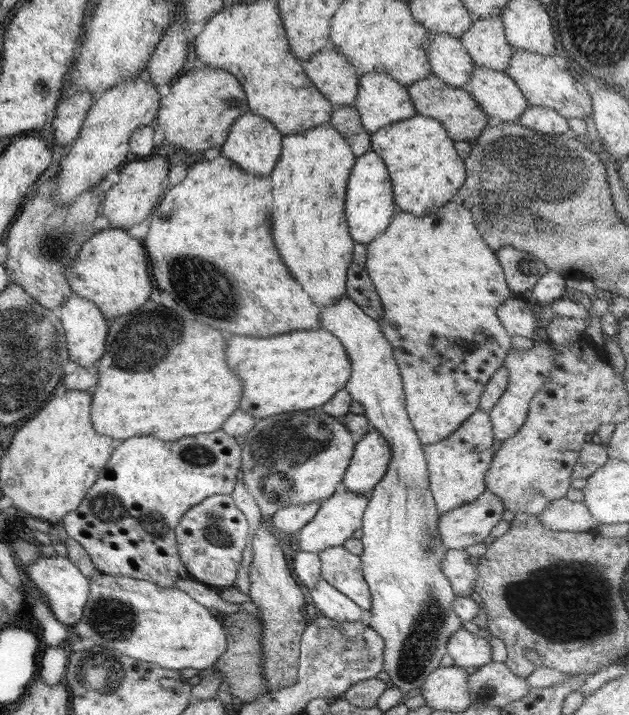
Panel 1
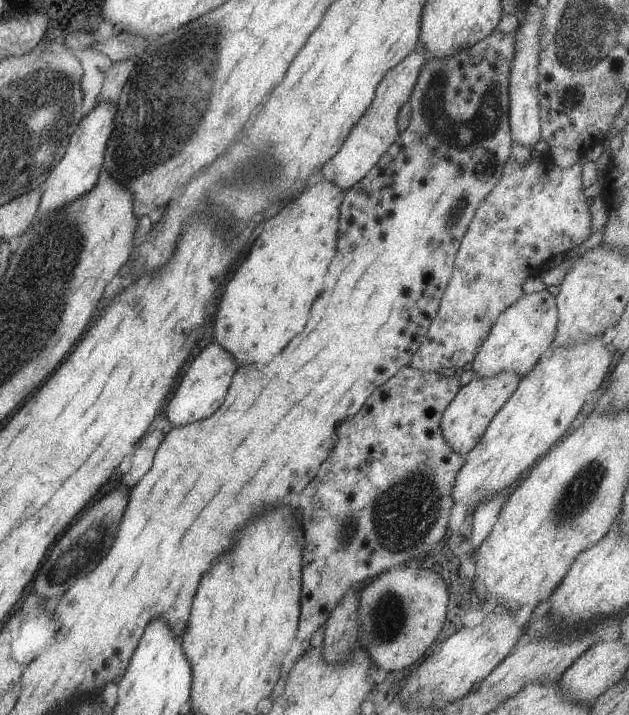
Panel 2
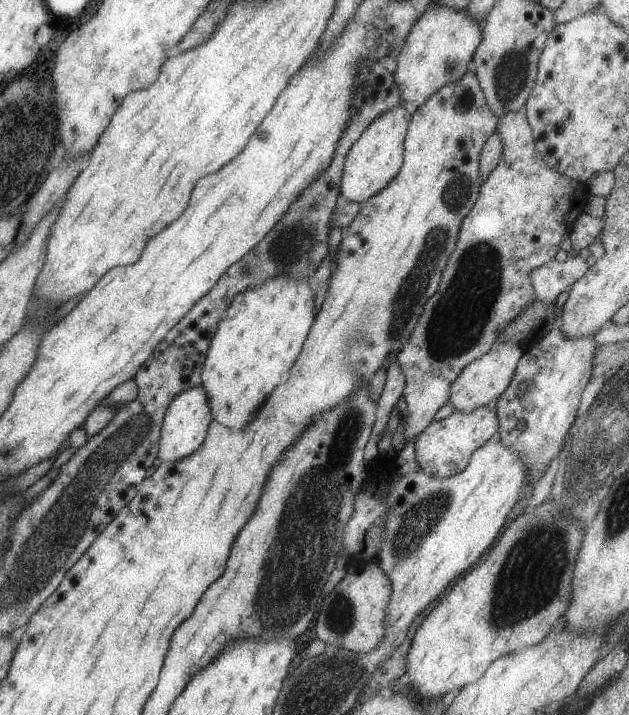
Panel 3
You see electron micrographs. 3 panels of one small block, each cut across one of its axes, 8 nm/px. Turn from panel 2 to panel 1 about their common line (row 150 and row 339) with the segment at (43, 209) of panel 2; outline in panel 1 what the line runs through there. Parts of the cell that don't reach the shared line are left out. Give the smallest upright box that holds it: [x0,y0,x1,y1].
[54,293,110,372]

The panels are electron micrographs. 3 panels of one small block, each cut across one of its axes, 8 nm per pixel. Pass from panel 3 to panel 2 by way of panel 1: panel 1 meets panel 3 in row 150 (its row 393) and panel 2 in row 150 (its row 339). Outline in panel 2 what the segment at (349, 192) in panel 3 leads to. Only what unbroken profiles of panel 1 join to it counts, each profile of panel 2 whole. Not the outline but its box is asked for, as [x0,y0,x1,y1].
[322,46,432,190]

